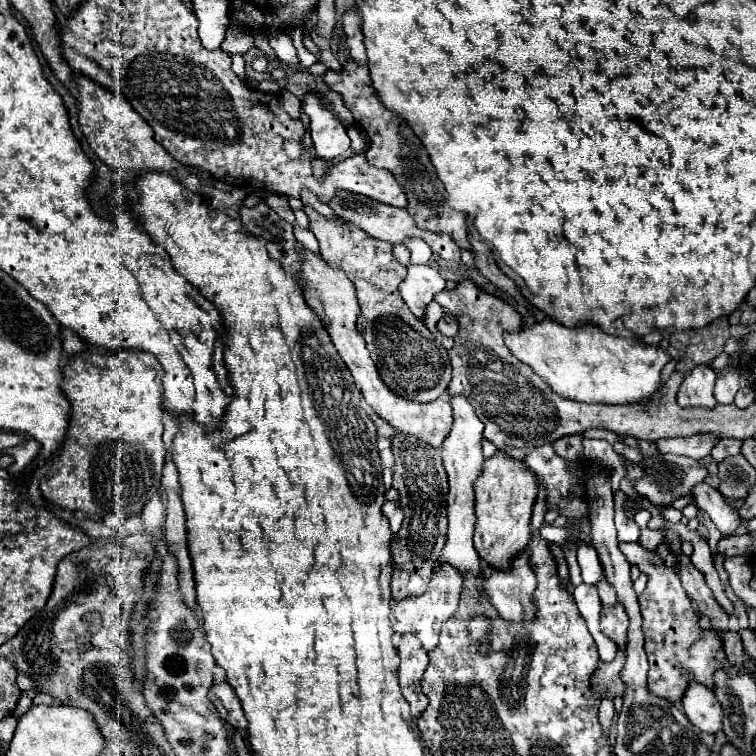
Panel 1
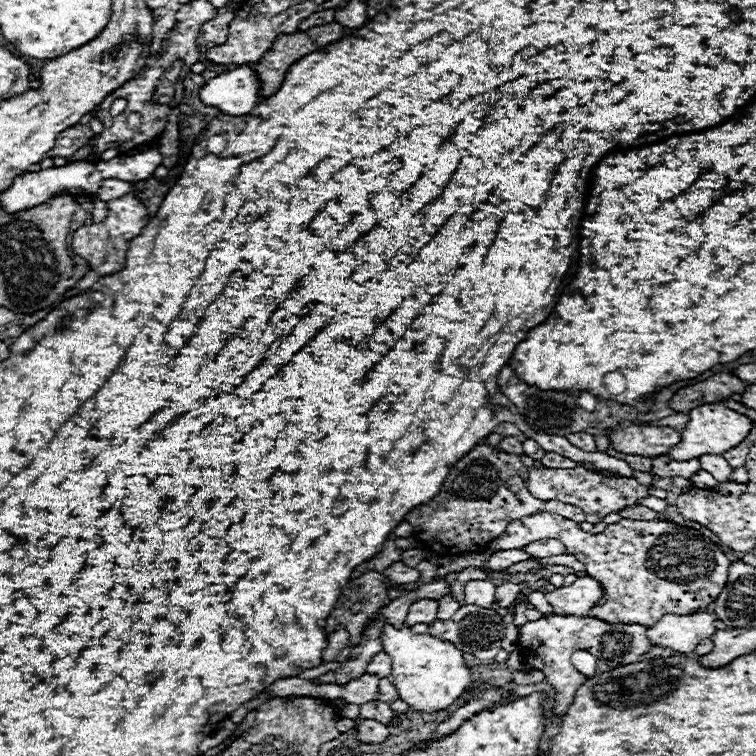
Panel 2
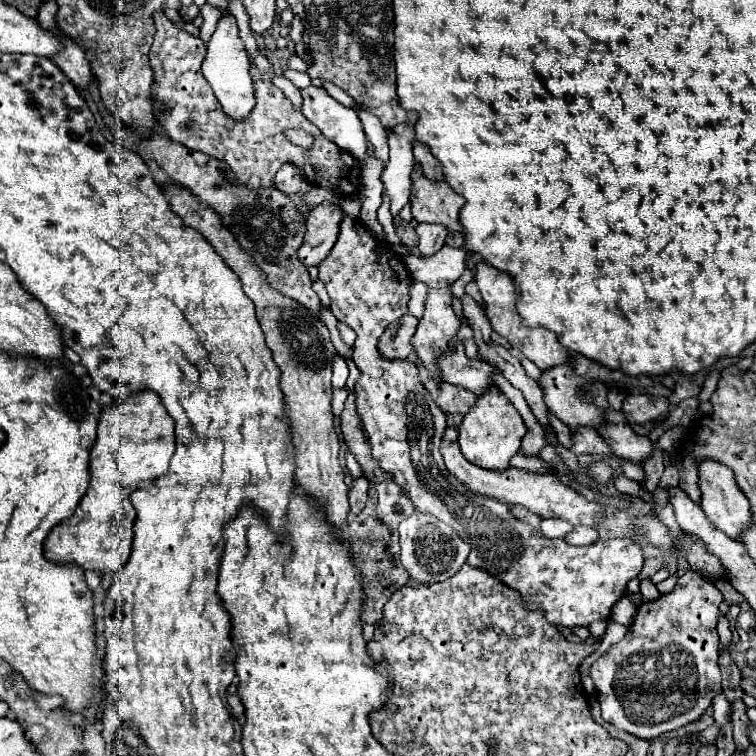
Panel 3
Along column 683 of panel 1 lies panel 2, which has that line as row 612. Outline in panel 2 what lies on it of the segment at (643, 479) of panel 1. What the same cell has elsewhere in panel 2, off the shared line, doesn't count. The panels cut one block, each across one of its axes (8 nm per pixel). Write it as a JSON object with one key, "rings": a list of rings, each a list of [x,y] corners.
{"rings":[[[464,604],[452,620],[434,620],[430,624],[432,636],[438,636],[438,640],[450,640],[456,648],[462,648],[464,654],[470,654],[478,660],[492,660],[502,650],[502,638],[504,638],[504,620],[496,610],[482,608],[476,604]]]}

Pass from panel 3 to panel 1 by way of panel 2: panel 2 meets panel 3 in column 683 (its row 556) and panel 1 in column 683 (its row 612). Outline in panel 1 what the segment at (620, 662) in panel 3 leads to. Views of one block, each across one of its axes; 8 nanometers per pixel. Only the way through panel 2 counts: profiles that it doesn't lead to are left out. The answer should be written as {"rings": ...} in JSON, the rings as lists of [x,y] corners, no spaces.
{"rings":[[[640,542],[620,544],[620,550],[632,566],[636,566],[640,572],[648,576],[646,590],[642,592],[638,602],[644,618],[642,630],[644,630],[646,654],[650,662],[650,672],[648,672],[650,690],[660,698],[666,698],[670,702],[680,702],[682,690],[686,688],[688,682],[688,674],[684,670],[690,670],[694,680],[712,688],[714,684],[712,672],[714,666],[718,666],[716,660],[722,660],[722,642],[718,642],[718,638],[714,638],[708,630],[702,632],[696,610],[690,598],[686,596],[676,570],[664,566],[664,560],[654,550],[646,550]]]}

